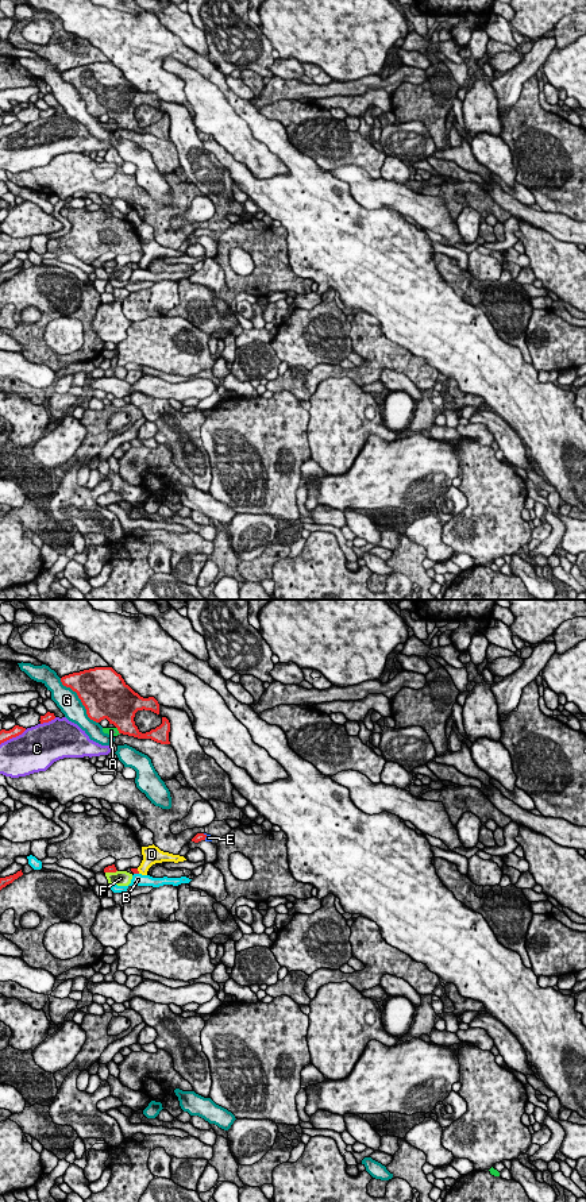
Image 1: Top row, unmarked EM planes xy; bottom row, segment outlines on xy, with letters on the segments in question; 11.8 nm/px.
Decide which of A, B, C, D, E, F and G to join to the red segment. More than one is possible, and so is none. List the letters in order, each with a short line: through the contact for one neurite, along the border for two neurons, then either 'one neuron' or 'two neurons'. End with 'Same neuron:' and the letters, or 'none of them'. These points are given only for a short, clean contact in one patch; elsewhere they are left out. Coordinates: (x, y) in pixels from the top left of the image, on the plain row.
A: two neurons
B: two neurons
C: two neurons
D: two neurons
E: line xy (200, 231), (205, 231), (208, 232); one neuron
F: two neurons
G: two neurons
Same neuron: E

